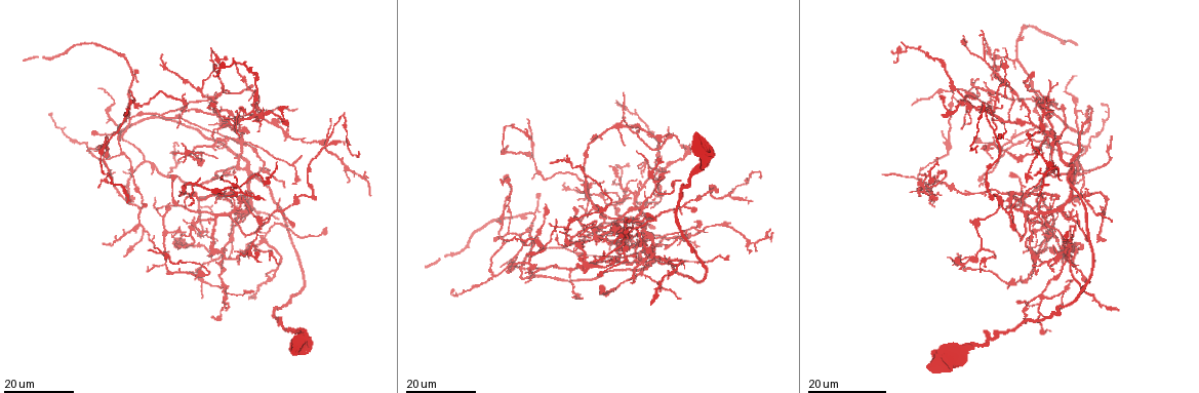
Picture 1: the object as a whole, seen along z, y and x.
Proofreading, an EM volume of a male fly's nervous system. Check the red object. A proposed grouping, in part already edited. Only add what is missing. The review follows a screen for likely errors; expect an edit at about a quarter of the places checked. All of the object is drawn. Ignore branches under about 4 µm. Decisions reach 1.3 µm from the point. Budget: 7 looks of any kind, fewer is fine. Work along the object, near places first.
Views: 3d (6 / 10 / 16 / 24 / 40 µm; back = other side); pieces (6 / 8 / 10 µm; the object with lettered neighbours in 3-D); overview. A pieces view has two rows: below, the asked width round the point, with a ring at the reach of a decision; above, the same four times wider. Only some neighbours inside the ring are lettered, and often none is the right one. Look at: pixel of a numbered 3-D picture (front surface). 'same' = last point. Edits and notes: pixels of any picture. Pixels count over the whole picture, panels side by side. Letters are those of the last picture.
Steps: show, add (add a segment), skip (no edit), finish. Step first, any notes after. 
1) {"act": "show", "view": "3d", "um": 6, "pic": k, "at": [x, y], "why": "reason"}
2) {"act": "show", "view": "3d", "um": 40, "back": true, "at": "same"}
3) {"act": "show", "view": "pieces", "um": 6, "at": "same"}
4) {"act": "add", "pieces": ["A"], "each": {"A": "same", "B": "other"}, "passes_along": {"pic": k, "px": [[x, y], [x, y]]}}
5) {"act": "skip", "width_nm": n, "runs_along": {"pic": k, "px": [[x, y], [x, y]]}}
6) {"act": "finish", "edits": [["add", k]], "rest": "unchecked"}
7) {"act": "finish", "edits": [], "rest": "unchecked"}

{"act": "show", "view": "3d", "um": 16, "pic": 1, "at": [1103, 105], "why": "long arm stops here"}

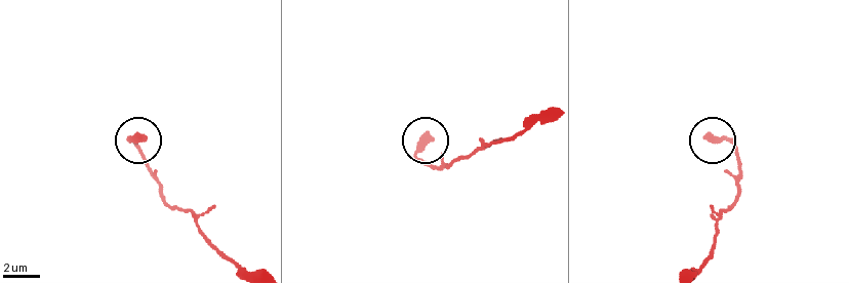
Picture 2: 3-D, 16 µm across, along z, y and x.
{"act": "show", "view": "pieces", "um": 10, "pic": 2, "at": [141, 137]}

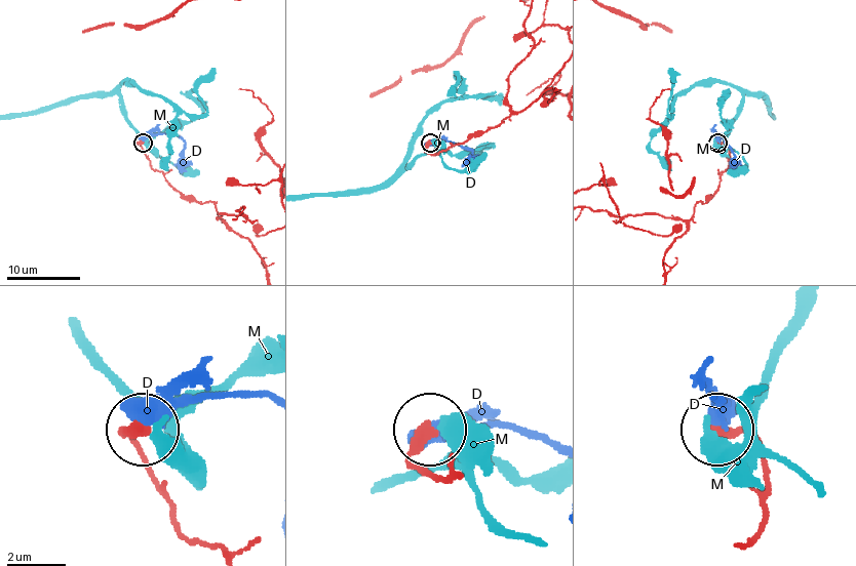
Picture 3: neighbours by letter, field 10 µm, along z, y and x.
{"act": "skip", "each": {"D": "other", "M": "other"}, "runs_along": {"pic": 3, "px": [[506, 117], [438, 153], [425, 151], [428, 143]]}, "found": "no lettered segment goes on from it"}

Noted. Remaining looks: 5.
{"act": "show", "view": "3d", "um": 16, "pic": 1, "at": [287, 105], "why": "branch stops here"}

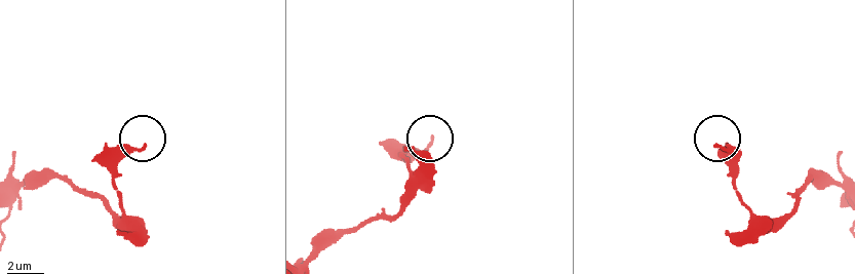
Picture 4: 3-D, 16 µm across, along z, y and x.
{"act": "show", "view": "pieces", "um": 6, "pic": 4, "at": [432, 139], "why": "see the neighbours"}

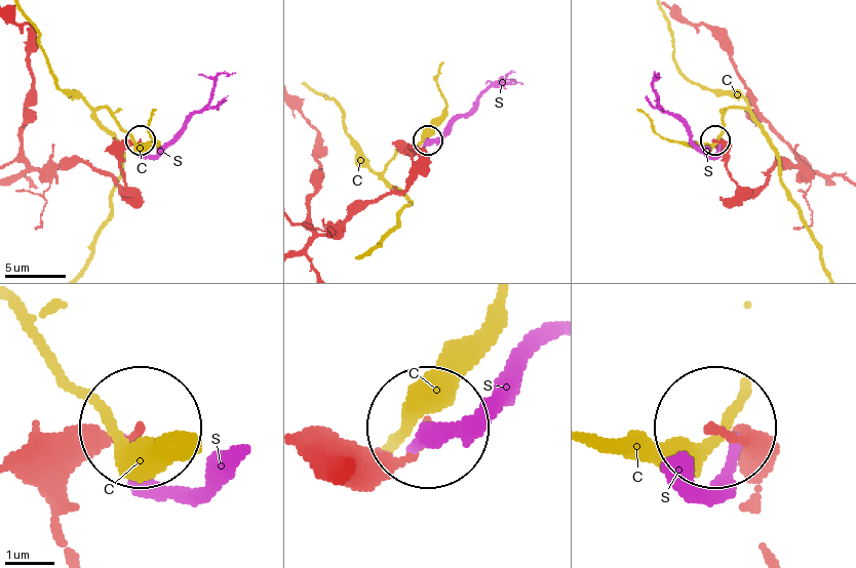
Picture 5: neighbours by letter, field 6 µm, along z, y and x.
{"act": "skip", "width_nm": 160, "each": {"C": "other", "S": "other"}, "runs_along": {"pic": 5, "px": [[756, 473], [752, 448], [724, 429]]}, "found": "none of them fits"}

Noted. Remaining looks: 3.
{"act": "show", "view": "3d", "um": 24, "pic": 1, "at": [1113, 221]}

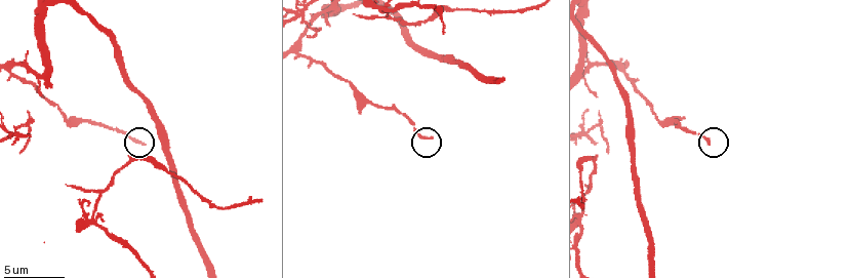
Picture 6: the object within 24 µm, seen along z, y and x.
{"act": "show", "view": "pieces", "um": 8, "pic": 6, "at": [429, 138]}

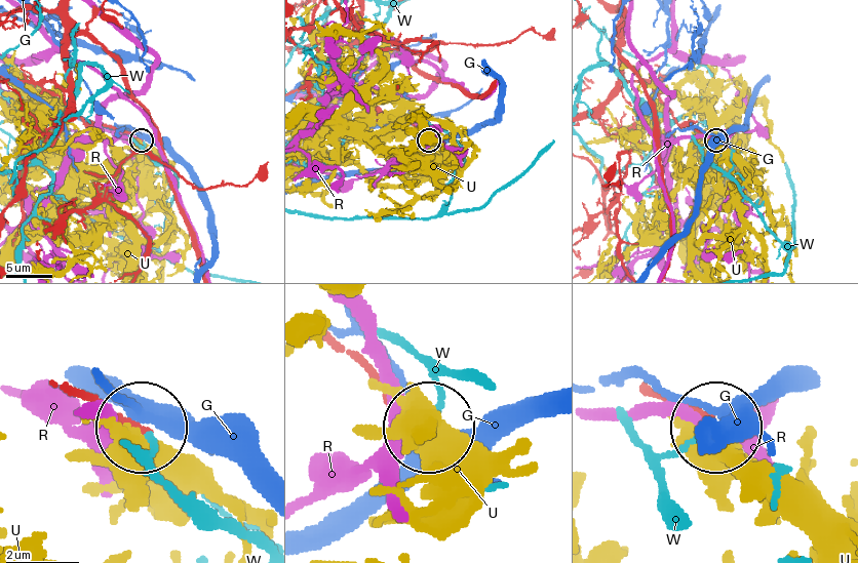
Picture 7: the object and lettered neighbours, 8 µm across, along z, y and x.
{"act": "skip", "width_nm": 150, "each": {"G": "other", "R": "other", "U": "other", "W": "other"}, "found": "no lettered segment goes on from it"}

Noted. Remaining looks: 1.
{"act": "finish", "edits": [], "rest": "unchecked"}

